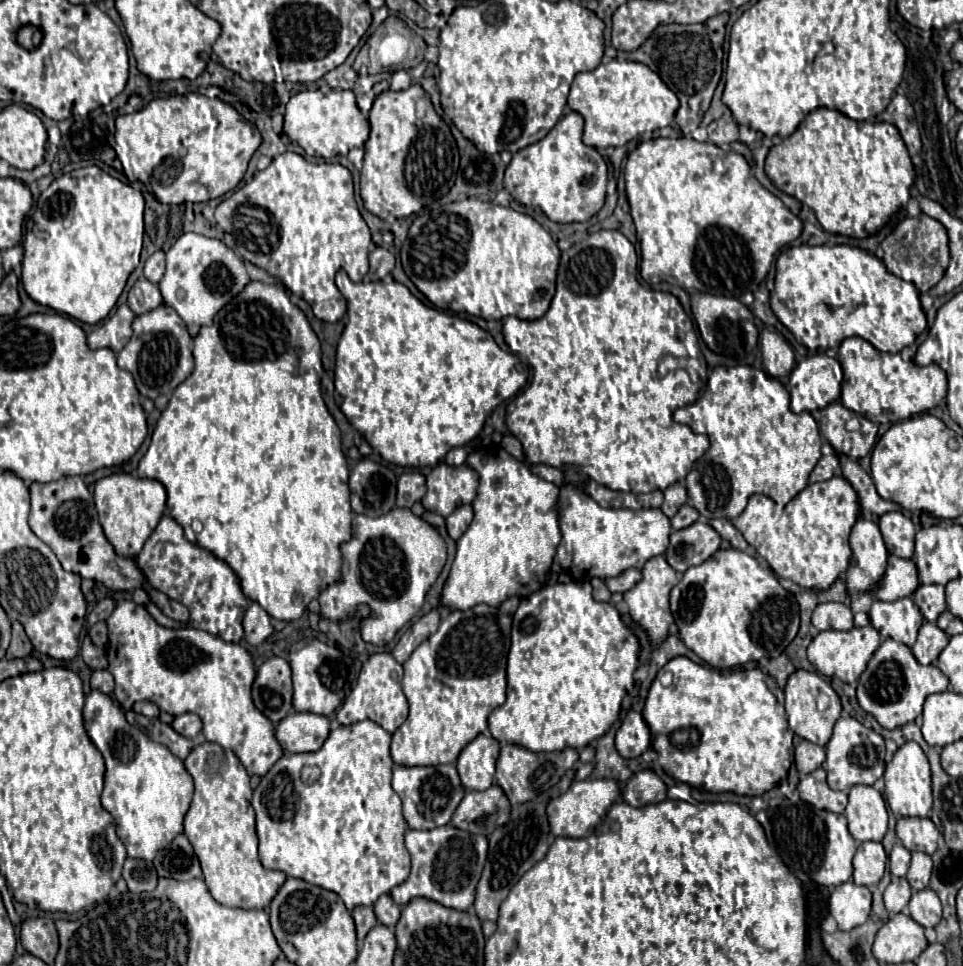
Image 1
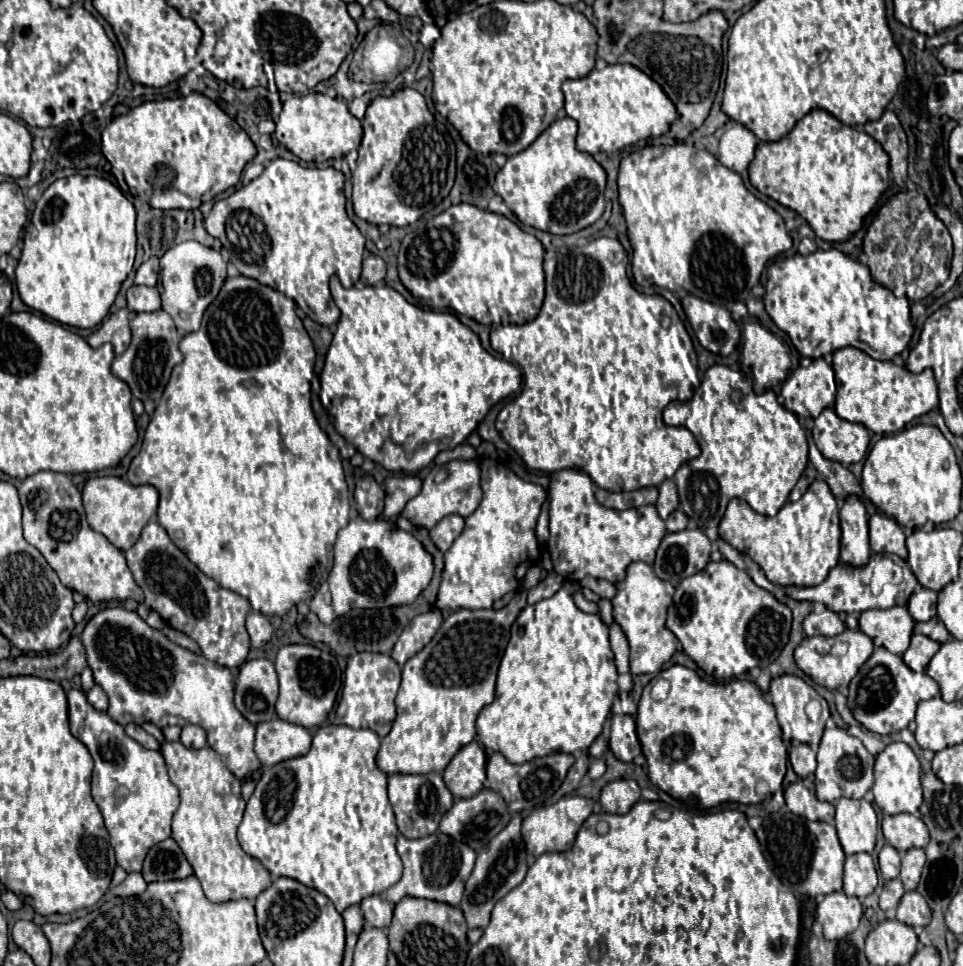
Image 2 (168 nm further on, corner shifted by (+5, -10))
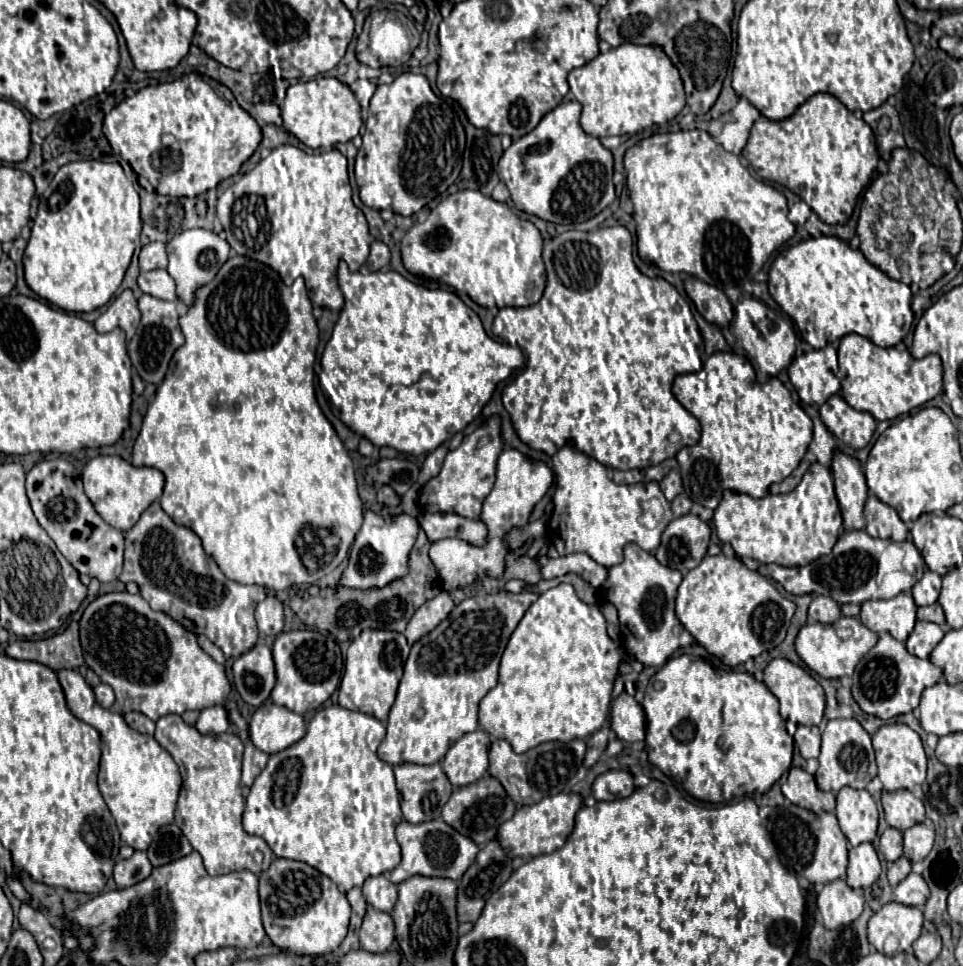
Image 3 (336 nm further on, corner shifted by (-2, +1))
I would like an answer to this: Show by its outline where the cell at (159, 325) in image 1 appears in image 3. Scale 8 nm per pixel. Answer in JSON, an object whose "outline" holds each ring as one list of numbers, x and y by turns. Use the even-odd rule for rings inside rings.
{"outline":[[143,295,139,299,139,311,143,317,141,317,141,323,139,323,135,337,127,345,127,353,129,353,131,363,133,363,135,371,139,373,139,377,145,383,159,385,169,371,169,363,173,359,173,353,183,345,183,333,179,329,177,307,173,301,163,301,163,299,151,297,151,295]]}

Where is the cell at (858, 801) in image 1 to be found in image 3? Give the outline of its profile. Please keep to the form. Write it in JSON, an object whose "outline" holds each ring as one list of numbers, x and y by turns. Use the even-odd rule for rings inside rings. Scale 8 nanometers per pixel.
{"outline":[[843,787,837,793,835,815,839,819,841,831,853,847,877,837,879,809,869,791]]}

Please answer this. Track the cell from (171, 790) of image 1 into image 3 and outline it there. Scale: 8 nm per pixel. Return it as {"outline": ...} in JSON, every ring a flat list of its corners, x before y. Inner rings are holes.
{"outline":[[61,669,57,673,59,683,65,691,67,705,71,713,95,727,101,735,101,769,99,769,99,791,117,823,121,841,135,851,145,851,153,841,159,827,173,823,179,791,181,773,173,757,155,741,151,735,143,735,131,729,119,713,101,707,95,701,91,685,81,677,81,673,71,669]]}

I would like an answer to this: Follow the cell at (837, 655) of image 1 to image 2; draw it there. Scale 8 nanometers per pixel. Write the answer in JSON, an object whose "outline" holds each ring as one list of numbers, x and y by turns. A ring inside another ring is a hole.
{"outline":[[844,630,842,634,840,634,840,640,846,640,848,642,848,652,844,654,844,656,840,656,840,658,836,658,836,656,832,656,830,654,830,648,832,648,832,644,838,640,838,636,834,636,834,638,826,638,826,636,814,636,814,638,804,638,798,646,796,646,796,650,794,650,794,660,796,660,796,666,804,672,804,674,808,674,818,686,824,686,824,688,830,688,830,690,836,690,838,686,848,686,850,684,850,680,856,676,856,672,858,672,858,668,870,658,870,654,872,654,872,640,866,636,866,634,862,634,860,630]]}

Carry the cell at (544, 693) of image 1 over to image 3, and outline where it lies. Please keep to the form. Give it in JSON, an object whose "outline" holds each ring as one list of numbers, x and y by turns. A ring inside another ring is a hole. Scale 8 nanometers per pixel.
{"outline":[[569,583,547,589,525,611,525,617,505,647,499,681,479,705,479,727,489,733,491,742,496,739,509,741,515,753,527,753,547,741,567,743,573,739,587,739,601,729,609,715,611,691,619,675,623,653,625,647,607,635,607,621,597,605,583,603]]}

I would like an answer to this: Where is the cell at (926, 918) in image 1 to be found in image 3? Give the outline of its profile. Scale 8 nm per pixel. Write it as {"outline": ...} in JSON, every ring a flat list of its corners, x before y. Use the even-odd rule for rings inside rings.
{"outline":[[911,873,907,879,903,879,895,889,893,889,893,901,903,903,903,905,911,905,917,909,925,907,925,901,929,897,929,887,923,881,921,875]]}

